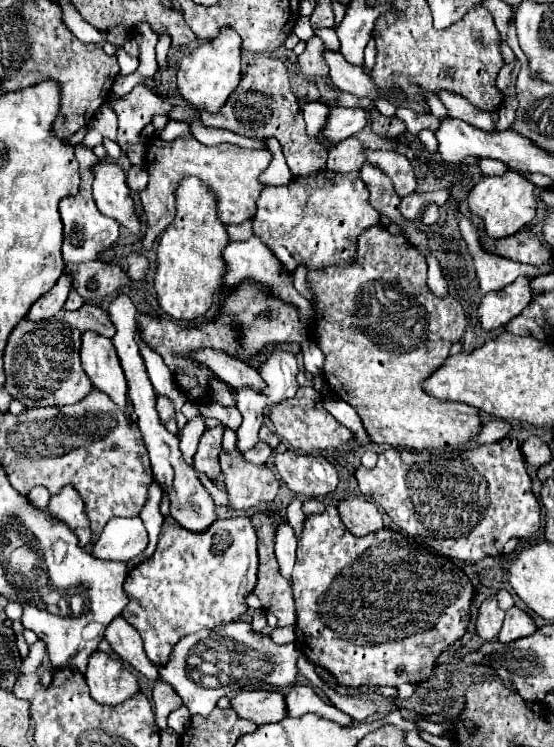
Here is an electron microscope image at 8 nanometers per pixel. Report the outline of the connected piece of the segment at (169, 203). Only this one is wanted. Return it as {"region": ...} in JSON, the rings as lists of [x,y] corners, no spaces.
{"region":[[[152,138],[146,150],[148,162],[148,186],[140,192],[142,206],[146,212],[146,242],[158,238],[158,234],[170,226],[176,216],[176,188],[186,176],[200,178],[218,198],[218,214],[224,224],[242,224],[252,220],[256,214],[256,200],[260,192],[266,188],[258,178],[268,168],[272,160],[272,152],[264,150],[248,150],[234,144],[218,144],[218,146],[204,146],[196,138],[176,138],[172,142],[162,142],[160,138]]]}

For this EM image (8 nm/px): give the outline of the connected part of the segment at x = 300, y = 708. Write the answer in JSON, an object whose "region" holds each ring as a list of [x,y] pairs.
{"region":[[[294,686],[288,690],[286,694],[286,708],[288,708],[288,716],[290,718],[298,718],[304,716],[306,712],[314,712],[326,720],[332,720],[340,726],[350,726],[352,718],[348,714],[344,714],[342,710],[338,710],[332,704],[326,704],[310,686]]]}

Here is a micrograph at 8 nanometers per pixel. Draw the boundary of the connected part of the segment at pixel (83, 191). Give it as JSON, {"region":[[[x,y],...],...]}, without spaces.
{"region":[[[78,146],[76,152],[78,152],[80,170],[82,170],[80,192],[76,196],[68,196],[60,202],[60,216],[62,216],[62,224],[64,224],[64,246],[62,246],[64,262],[96,260],[104,250],[112,248],[114,242],[118,240],[118,222],[114,218],[102,216],[100,210],[96,208],[94,198],[92,198],[92,182],[94,182],[94,172],[92,170],[100,160],[86,146]]]}

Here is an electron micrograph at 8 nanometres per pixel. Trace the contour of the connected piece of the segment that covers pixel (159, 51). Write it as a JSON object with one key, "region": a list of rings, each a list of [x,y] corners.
{"region":[[[161,34],[158,40],[159,41],[155,47],[156,59],[157,59],[159,70],[163,71],[166,68],[166,59],[167,59],[168,51],[171,46],[171,39],[168,35]]]}

